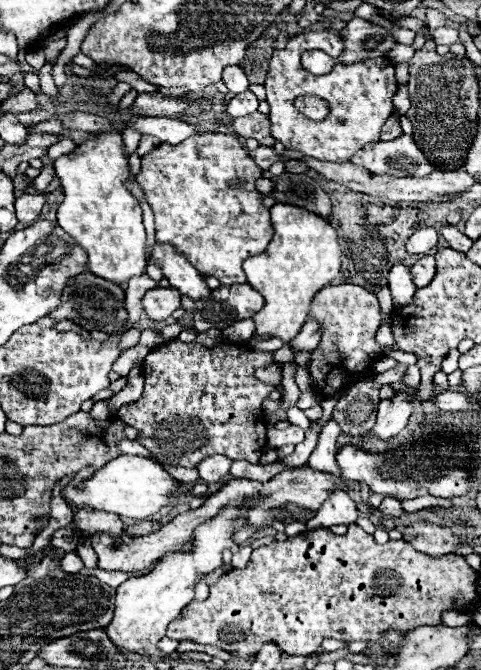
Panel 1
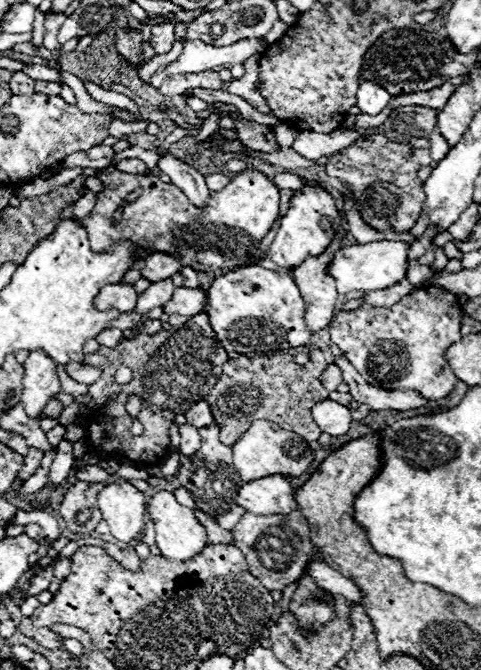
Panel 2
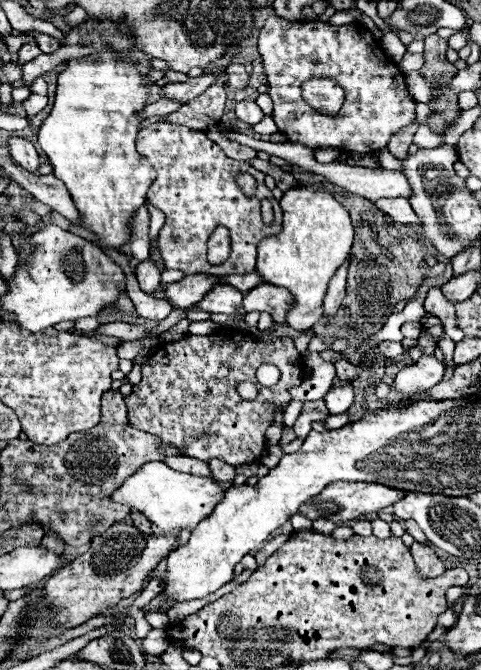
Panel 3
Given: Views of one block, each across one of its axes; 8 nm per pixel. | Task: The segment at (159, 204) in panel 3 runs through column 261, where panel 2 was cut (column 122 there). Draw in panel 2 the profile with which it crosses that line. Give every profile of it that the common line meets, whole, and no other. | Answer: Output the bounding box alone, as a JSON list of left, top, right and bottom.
[74,166,280,272]

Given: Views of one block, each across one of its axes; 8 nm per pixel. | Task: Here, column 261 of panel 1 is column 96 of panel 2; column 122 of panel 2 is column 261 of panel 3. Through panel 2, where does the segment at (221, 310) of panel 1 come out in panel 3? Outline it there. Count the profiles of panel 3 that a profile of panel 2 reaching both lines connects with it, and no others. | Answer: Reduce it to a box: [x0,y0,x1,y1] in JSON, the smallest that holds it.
[244,284,294,324]

